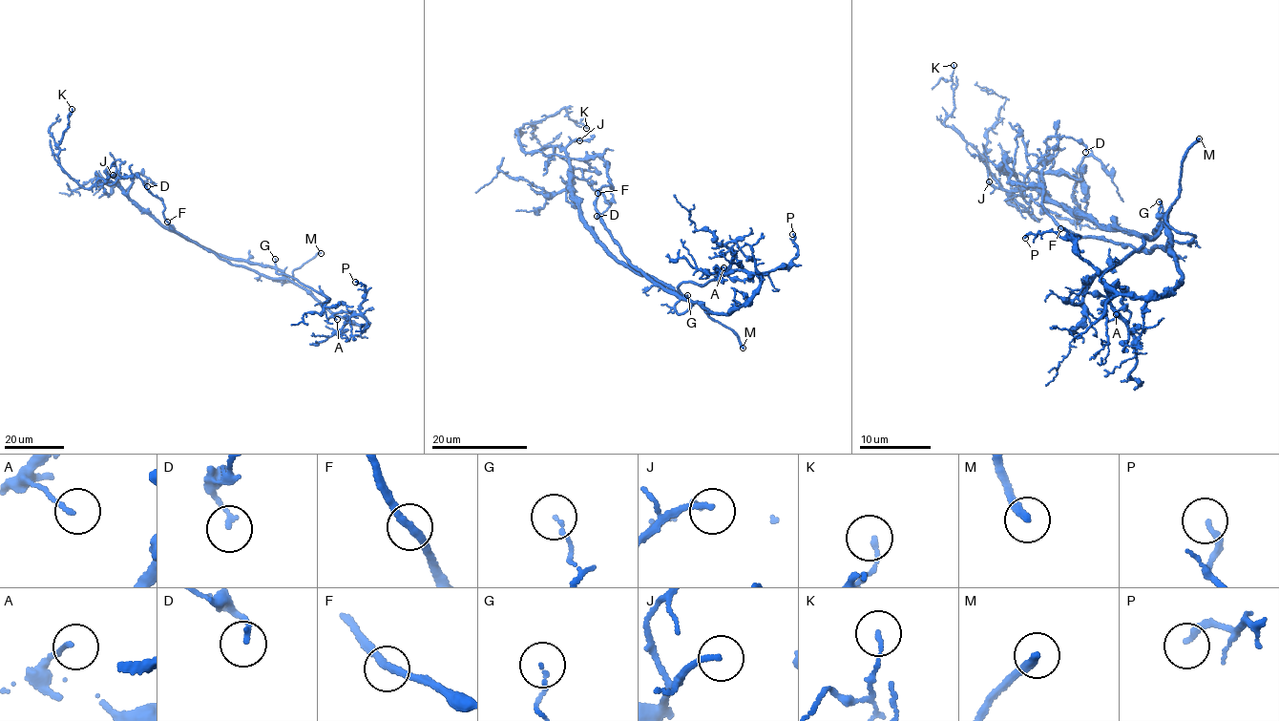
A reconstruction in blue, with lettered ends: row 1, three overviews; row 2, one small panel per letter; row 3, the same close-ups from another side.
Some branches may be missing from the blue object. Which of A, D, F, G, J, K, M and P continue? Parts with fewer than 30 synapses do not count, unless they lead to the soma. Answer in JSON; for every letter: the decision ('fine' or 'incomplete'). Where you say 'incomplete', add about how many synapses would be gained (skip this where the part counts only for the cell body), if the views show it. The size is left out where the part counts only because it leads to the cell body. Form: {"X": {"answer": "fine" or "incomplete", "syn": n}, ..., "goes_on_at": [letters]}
{"A": {"answer": "fine"}, "D": {"answer": "fine"}, "F": {"answer": "fine"}, "G": {"answer": "fine"}, "J": {"answer": "incomplete", "syn": 40}, "K": {"answer": "fine"}, "M": {"answer": "incomplete"}, "P": {"answer": "fine"}, "goes_on_at": ["J", "M"]}

